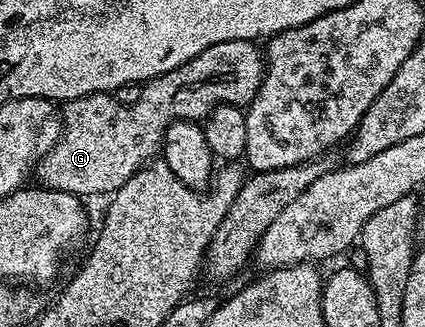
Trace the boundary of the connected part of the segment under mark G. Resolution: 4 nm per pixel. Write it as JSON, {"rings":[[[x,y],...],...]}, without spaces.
{"rings":[[[230,39],[226,43],[214,43],[214,47],[206,47],[202,55],[182,63],[182,67],[174,67],[174,71],[166,71],[151,81],[143,82],[138,103],[129,105],[118,103],[111,92],[91,93],[73,101],[63,102],[64,130],[60,133],[60,142],[37,160],[34,177],[40,180],[37,182],[43,188],[70,191],[81,199],[100,197],[103,193],[105,195],[117,193],[122,183],[130,179],[130,175],[137,173],[143,165],[149,164],[161,152],[166,127],[170,127],[170,123],[175,121],[200,123],[219,105],[246,107],[251,103],[264,81],[265,64],[265,54],[257,42]]]}

